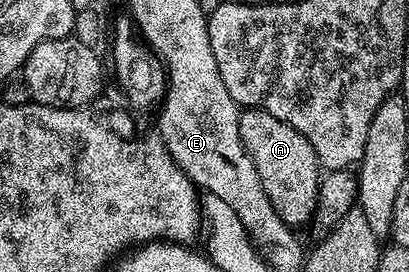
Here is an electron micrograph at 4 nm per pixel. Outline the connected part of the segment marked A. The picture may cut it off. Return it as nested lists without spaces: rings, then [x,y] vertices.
[[[247,108],[240,113],[239,131],[243,147],[257,168],[265,196],[269,196],[277,216],[286,226],[306,227],[315,211],[321,179],[319,158],[313,152],[309,140],[305,140],[297,128],[258,108]]]

